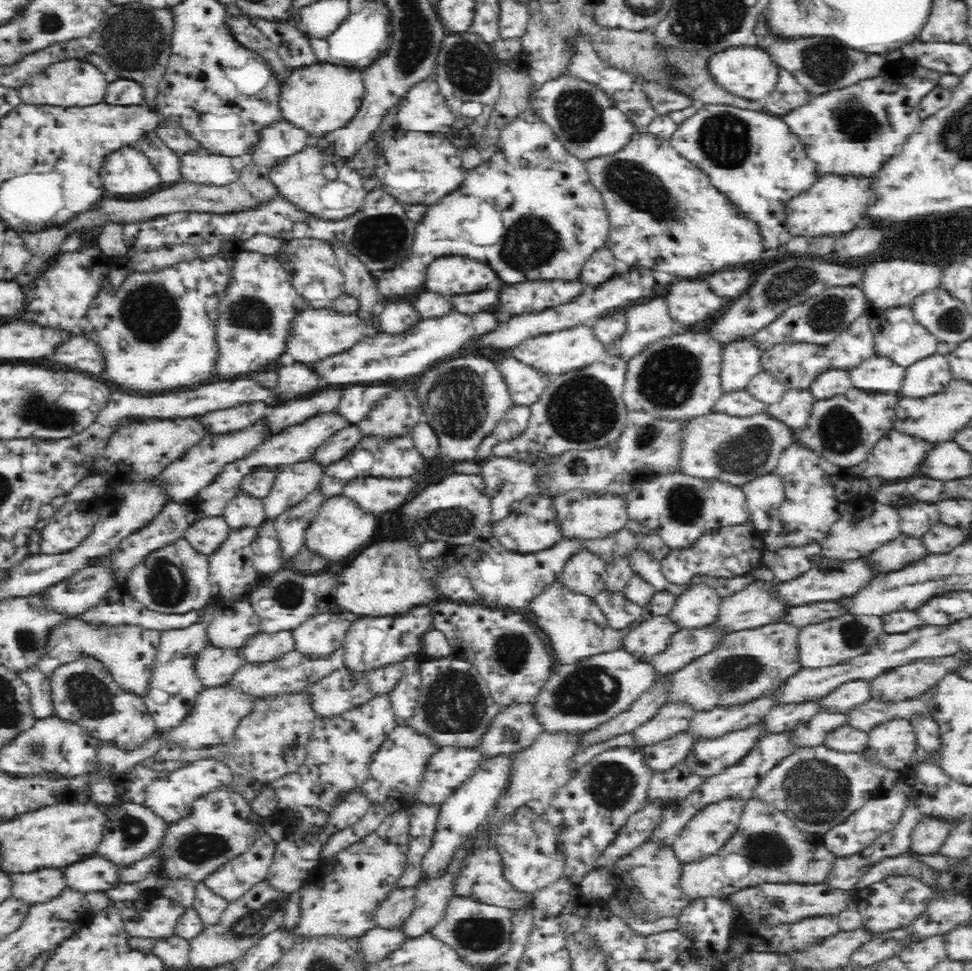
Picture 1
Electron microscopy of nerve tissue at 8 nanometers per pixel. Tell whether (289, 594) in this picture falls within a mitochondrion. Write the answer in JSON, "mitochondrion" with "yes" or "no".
{"mitochondrion":"yes"}

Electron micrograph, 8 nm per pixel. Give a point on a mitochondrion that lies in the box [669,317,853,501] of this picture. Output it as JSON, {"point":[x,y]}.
{"point":[749,452]}

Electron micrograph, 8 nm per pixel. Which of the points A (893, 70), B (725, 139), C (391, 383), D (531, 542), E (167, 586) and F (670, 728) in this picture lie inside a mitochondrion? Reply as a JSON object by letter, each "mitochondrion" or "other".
{"A":"other","B":"mitochondrion","C":"other","D":"other","E":"mitochondrion","F":"other"}

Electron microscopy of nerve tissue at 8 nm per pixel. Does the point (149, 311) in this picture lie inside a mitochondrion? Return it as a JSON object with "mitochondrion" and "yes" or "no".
{"mitochondrion":"yes"}

